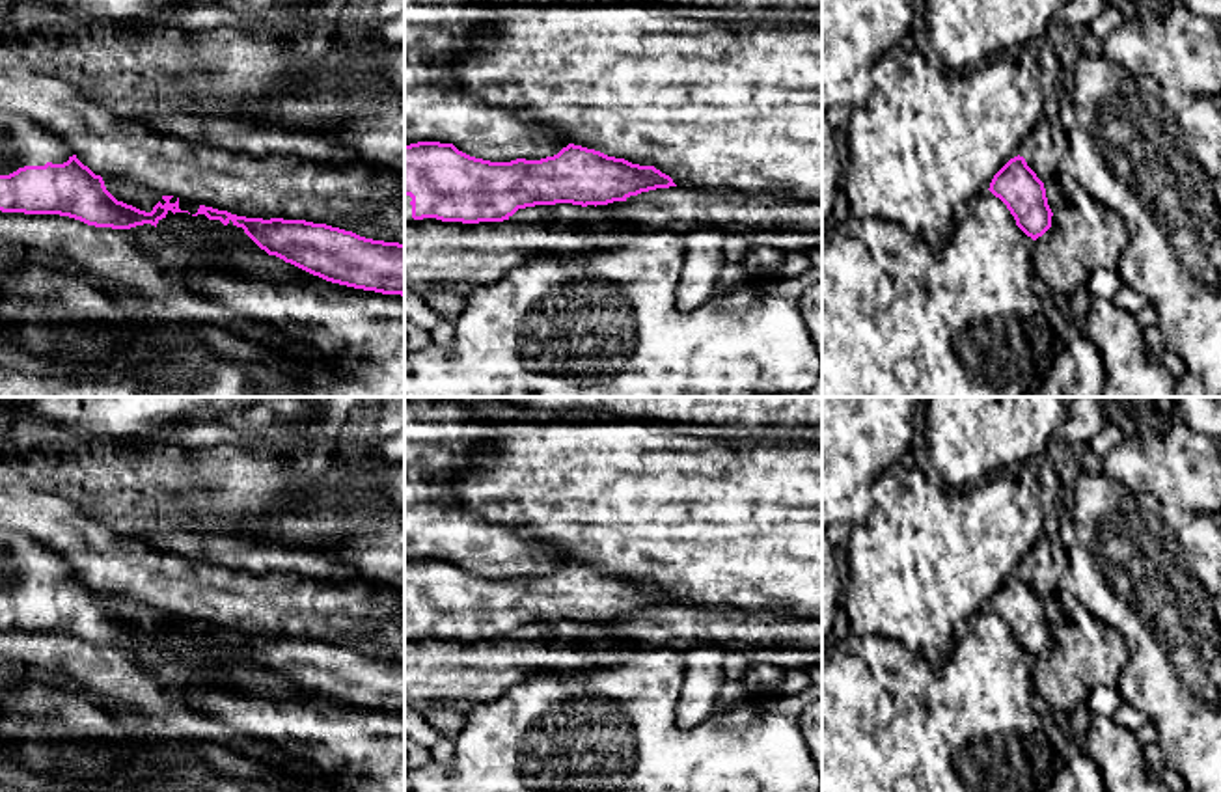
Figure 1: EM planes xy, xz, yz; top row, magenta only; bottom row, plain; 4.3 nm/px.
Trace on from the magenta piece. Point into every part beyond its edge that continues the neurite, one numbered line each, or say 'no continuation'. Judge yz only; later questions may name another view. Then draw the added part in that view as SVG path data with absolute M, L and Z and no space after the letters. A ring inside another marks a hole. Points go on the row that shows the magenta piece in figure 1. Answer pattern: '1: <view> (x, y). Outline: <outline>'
no continuation

